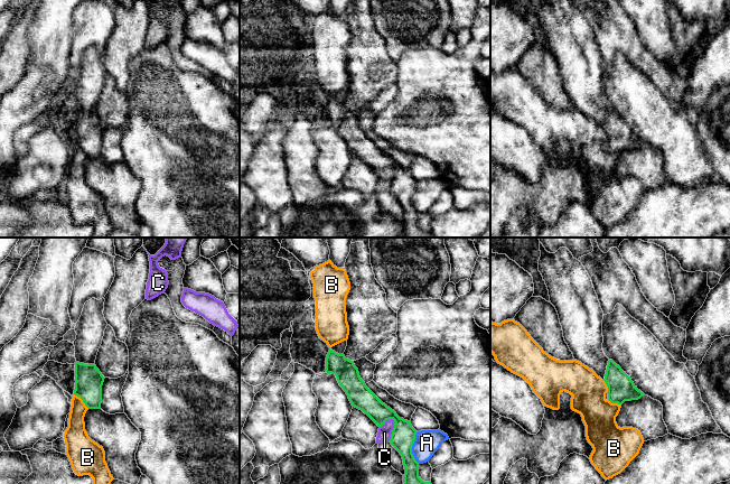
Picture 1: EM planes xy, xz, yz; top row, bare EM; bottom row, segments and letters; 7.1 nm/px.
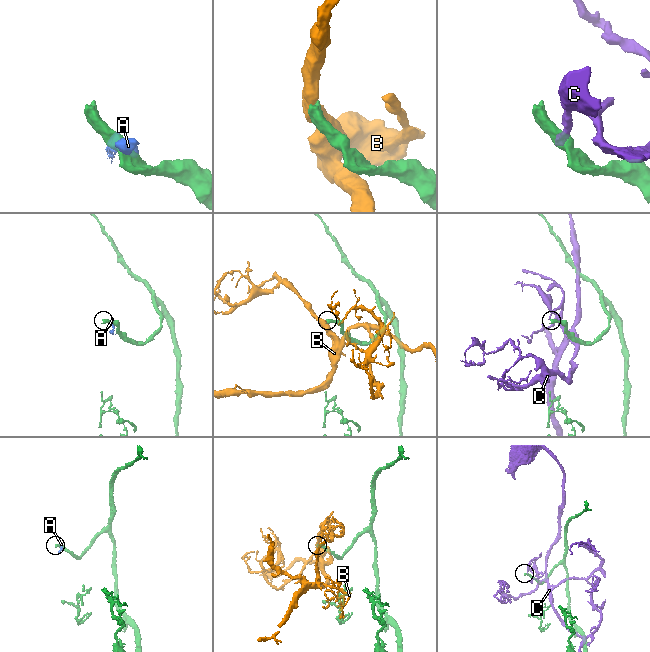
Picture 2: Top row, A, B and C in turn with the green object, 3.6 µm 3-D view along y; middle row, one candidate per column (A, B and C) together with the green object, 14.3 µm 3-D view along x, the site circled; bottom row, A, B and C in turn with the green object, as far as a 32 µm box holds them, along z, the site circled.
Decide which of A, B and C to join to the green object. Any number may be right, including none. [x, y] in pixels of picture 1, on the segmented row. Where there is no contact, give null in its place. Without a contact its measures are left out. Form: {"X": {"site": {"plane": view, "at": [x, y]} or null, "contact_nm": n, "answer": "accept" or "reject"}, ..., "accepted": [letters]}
{"A": {"site": {"plane": "xz", "at": [411, 447]}, "contact_nm": 240, "answer": "reject"}, "B": {"site": {"plane": "xy", "at": [82, 399]}, "contact_nm": 160, "answer": "reject"}, "C": {"site": {"plane": "xz", "at": [393, 429]}, "contact_nm": 170, "answer": "reject"}, "accepted": []}

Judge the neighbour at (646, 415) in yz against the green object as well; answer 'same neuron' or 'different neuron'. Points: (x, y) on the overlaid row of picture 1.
different neuron

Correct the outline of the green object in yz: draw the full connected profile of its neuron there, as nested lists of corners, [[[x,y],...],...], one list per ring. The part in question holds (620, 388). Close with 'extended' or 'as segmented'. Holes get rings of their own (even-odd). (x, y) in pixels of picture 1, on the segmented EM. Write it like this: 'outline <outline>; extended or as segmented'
outline [[[540,242],[540,251],[539,271],[574,360],[592,369],[606,382],[611,403],[623,404],[644,397],[630,376],[603,353],[603,311],[582,263],[567,248],[550,253]]]; extended

